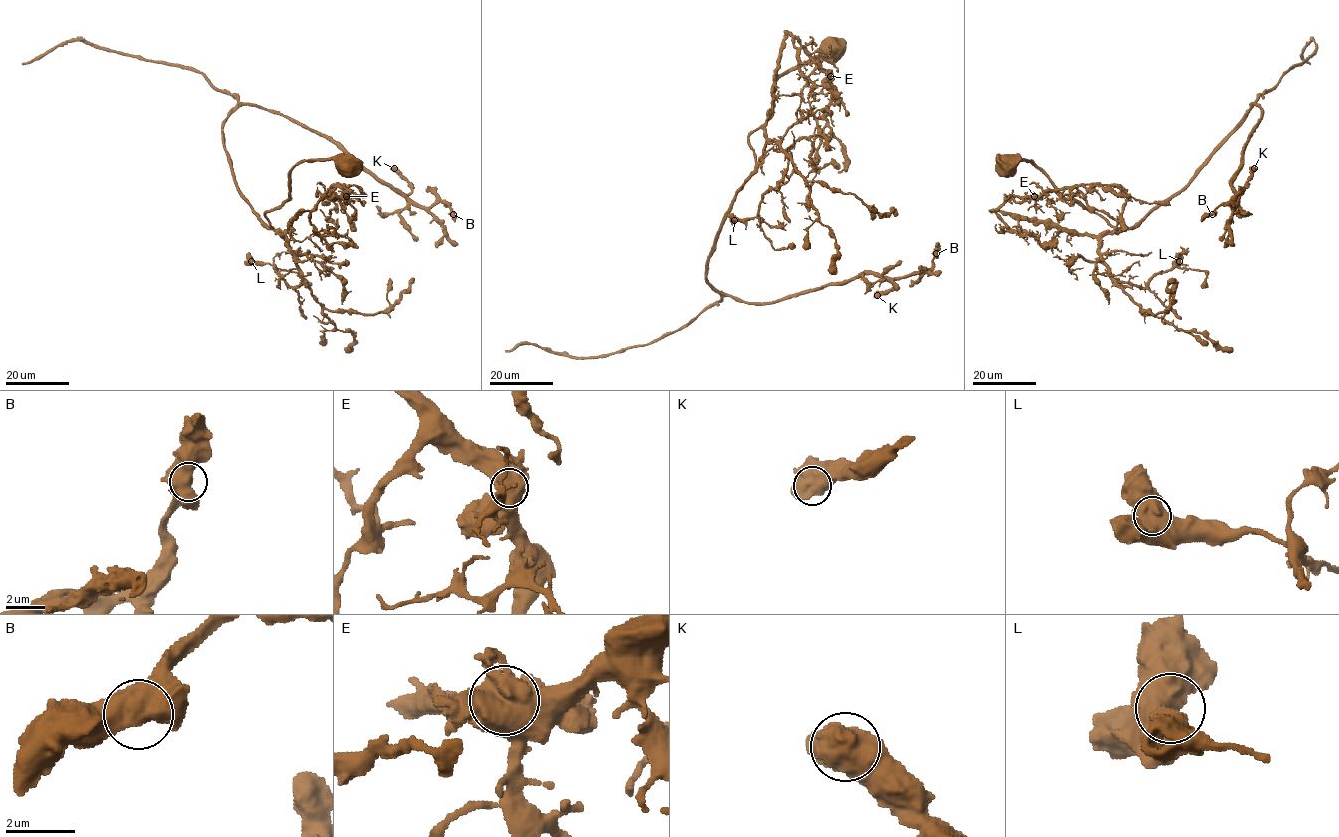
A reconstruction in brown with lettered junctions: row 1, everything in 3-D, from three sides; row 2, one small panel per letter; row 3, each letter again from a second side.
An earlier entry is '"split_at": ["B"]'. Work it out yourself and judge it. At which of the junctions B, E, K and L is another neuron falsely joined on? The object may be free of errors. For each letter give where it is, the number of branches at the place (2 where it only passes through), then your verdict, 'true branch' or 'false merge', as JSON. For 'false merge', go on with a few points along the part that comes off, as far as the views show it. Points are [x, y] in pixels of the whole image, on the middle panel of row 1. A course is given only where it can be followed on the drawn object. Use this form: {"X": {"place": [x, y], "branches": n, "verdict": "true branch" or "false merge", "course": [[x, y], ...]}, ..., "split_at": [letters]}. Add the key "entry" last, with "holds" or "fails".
{"B": {"place": [936, 253], "branches": 2, "verdict": "true branch"}, "E": {"place": [830, 76], "branches": 2, "verdict": "true branch"}, "K": {"place": [877, 295], "branches": 2, "verdict": "true branch"}, "L": {"place": [734, 220], "branches": 2, "verdict": "true branch"}, "split_at": [], "entry": "fails"}

